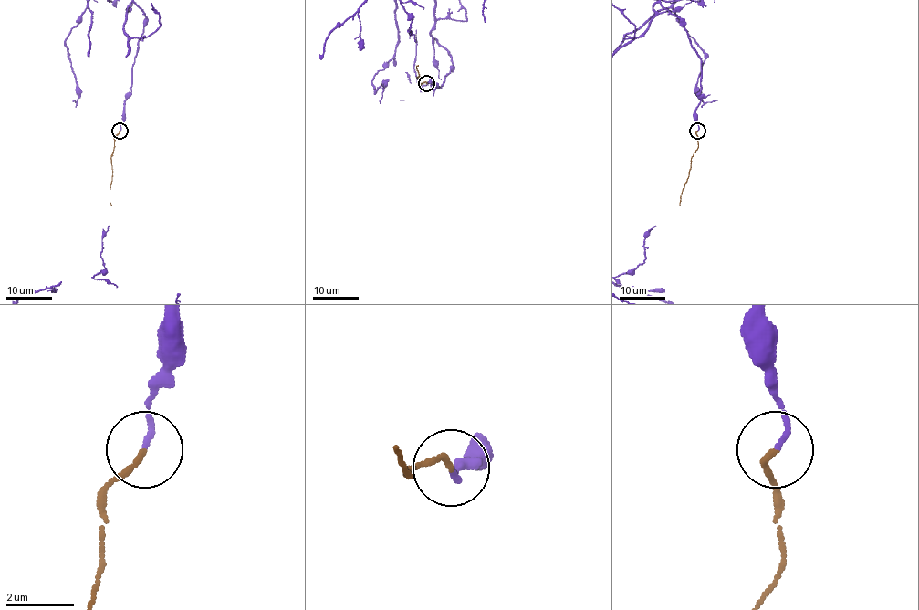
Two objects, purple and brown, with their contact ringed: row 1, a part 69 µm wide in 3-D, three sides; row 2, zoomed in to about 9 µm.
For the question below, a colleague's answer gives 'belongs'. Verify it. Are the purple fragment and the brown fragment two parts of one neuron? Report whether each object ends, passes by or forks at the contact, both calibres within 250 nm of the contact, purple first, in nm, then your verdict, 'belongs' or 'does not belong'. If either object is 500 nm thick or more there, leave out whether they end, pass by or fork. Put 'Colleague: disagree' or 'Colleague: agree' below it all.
purple ends; brown ends; calibres 130 and 170 nm; belongs
Colleague: agree

